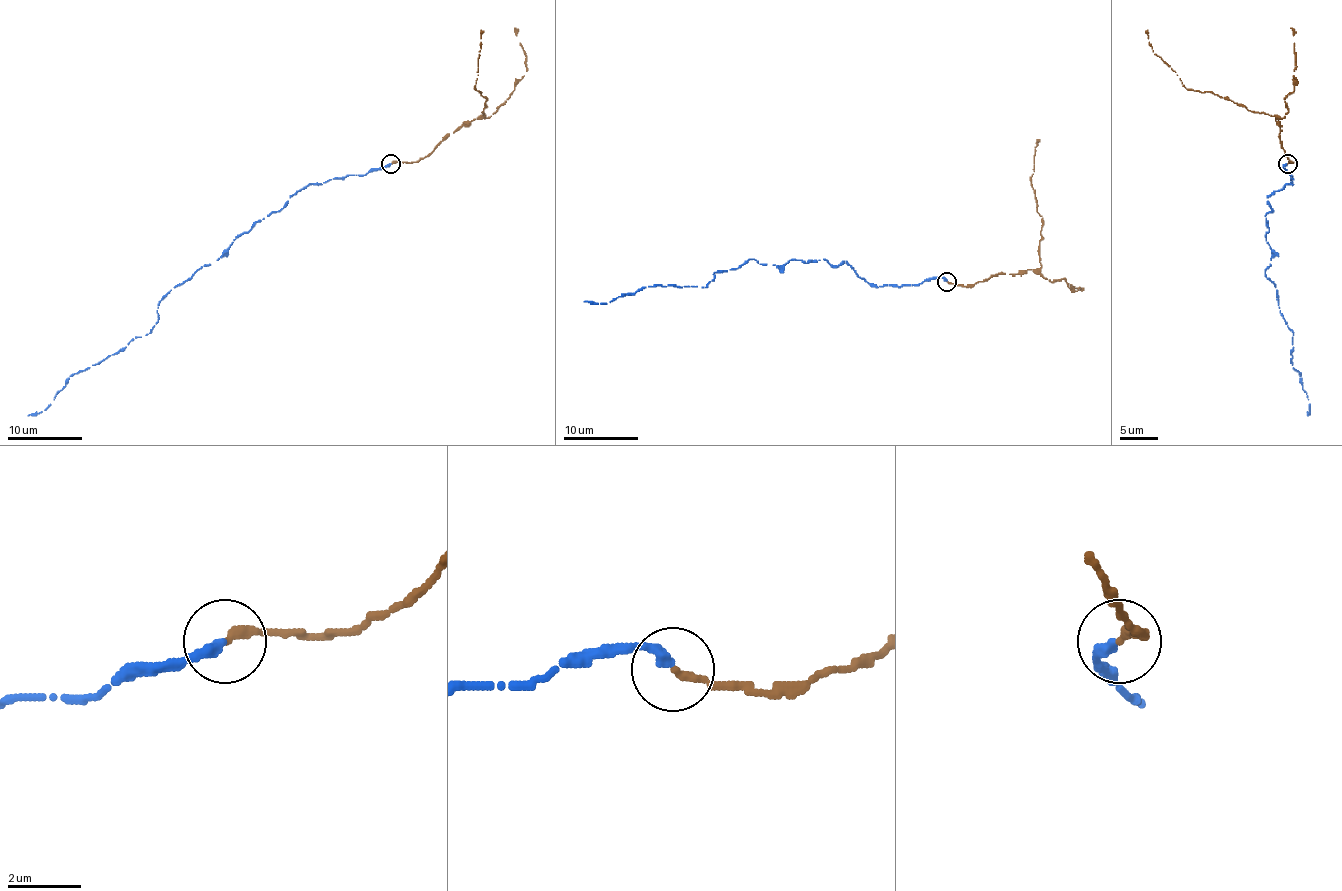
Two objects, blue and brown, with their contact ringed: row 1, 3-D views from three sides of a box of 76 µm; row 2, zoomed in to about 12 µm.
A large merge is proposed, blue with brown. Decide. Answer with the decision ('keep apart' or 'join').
join

